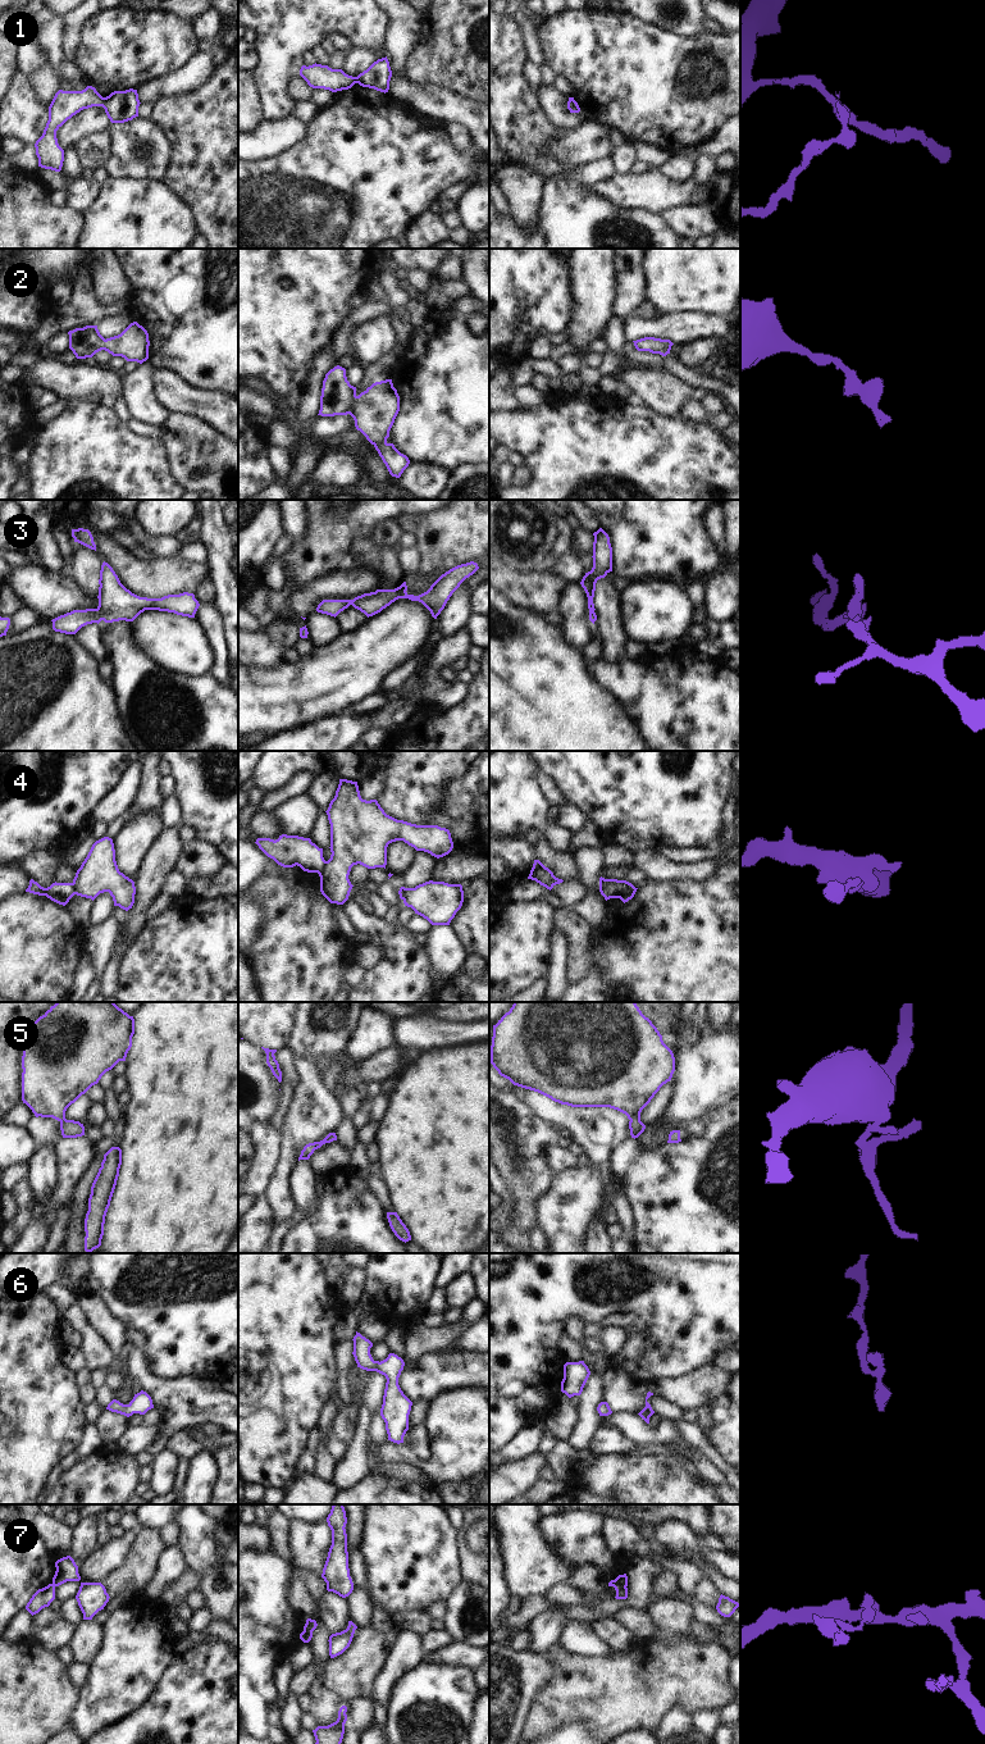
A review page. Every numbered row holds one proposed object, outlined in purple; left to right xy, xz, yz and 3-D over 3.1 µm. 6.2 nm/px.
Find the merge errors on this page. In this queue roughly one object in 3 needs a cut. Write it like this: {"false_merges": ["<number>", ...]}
{"false_merges": ["1", "4", "7"]}

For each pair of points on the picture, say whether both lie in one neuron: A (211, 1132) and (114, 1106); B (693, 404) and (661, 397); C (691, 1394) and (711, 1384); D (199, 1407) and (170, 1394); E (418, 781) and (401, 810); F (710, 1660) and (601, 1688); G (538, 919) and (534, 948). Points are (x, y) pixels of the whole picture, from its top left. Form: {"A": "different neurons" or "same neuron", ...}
{"A": "different neurons", "B": "different neurons", "C": "same neuron", "D": "same neuron", "E": "same neuron", "F": "same neuron", "G": "same neuron"}

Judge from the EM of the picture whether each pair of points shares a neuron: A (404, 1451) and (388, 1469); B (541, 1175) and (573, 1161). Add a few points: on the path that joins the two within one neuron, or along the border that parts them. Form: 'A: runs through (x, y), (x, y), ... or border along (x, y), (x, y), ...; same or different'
A: border along (418, 1466), (382, 1462), (375, 1472); different
B: border along (556, 1143), (546, 1159), (546, 1169), (552, 1175); different

